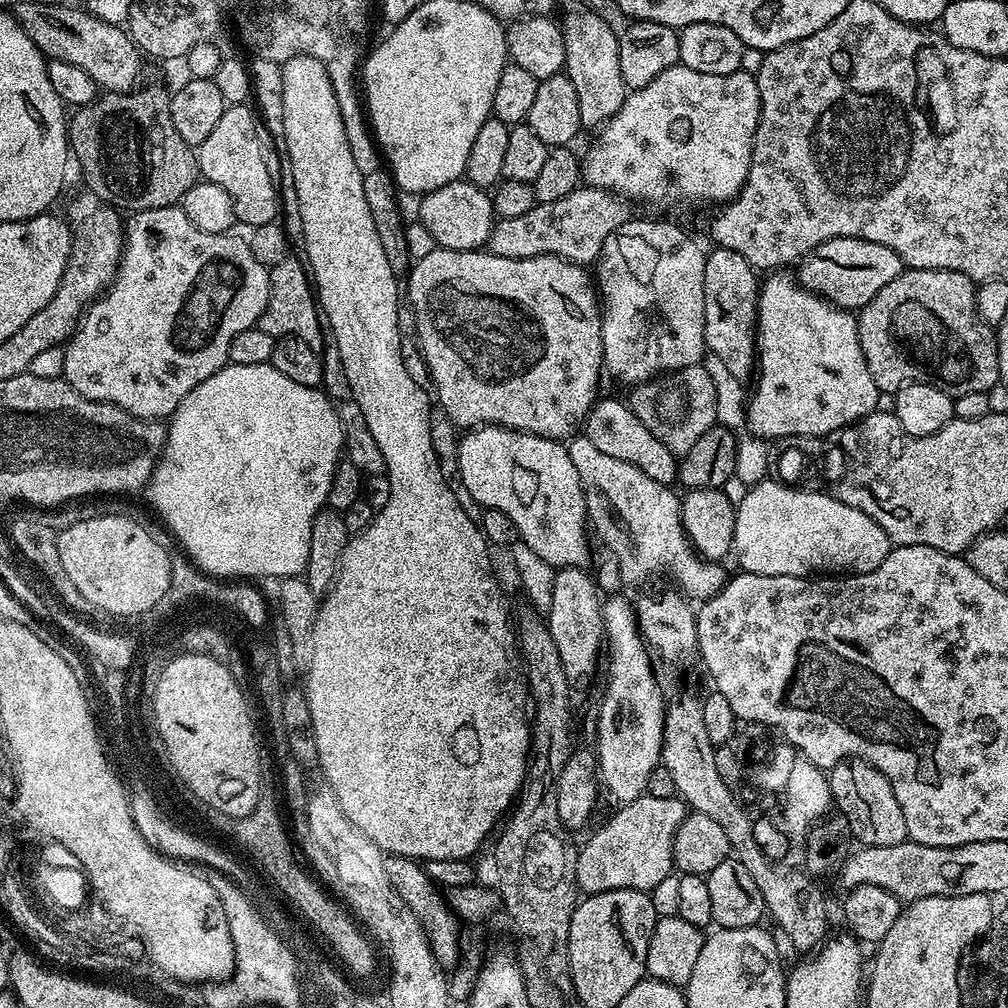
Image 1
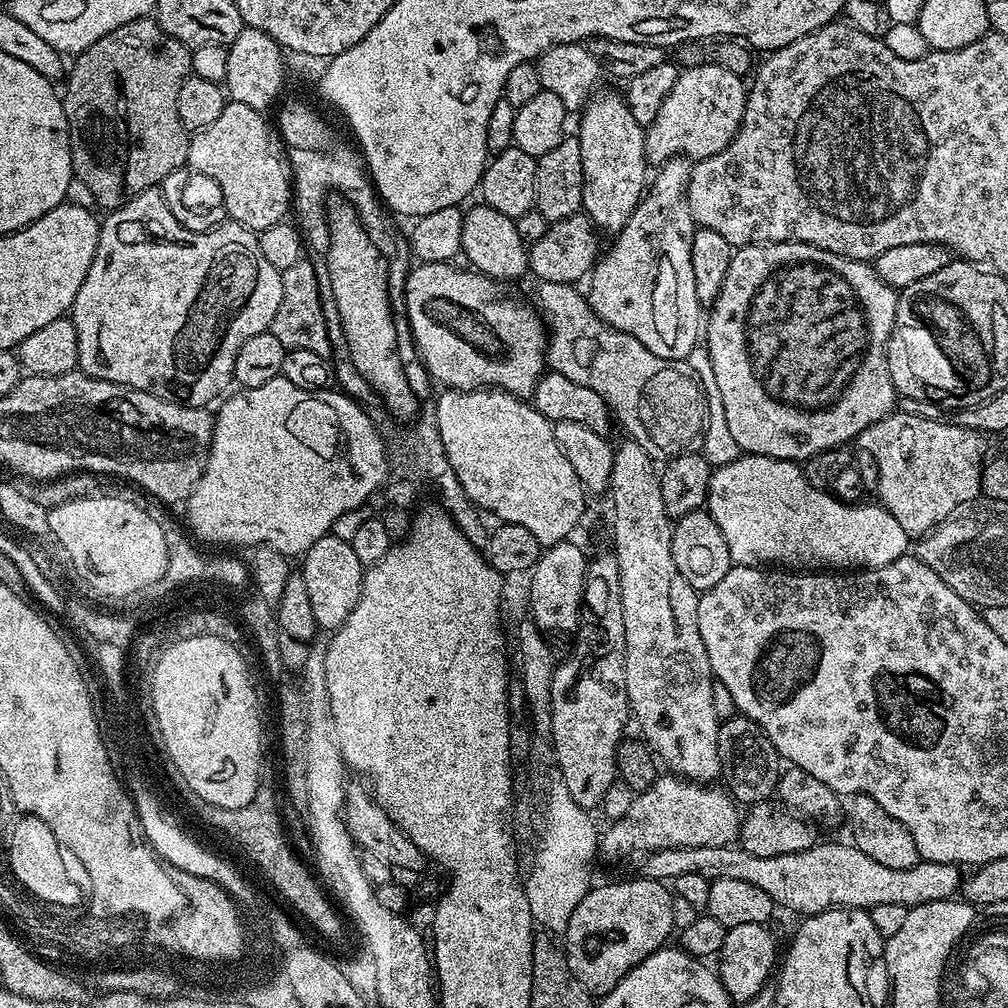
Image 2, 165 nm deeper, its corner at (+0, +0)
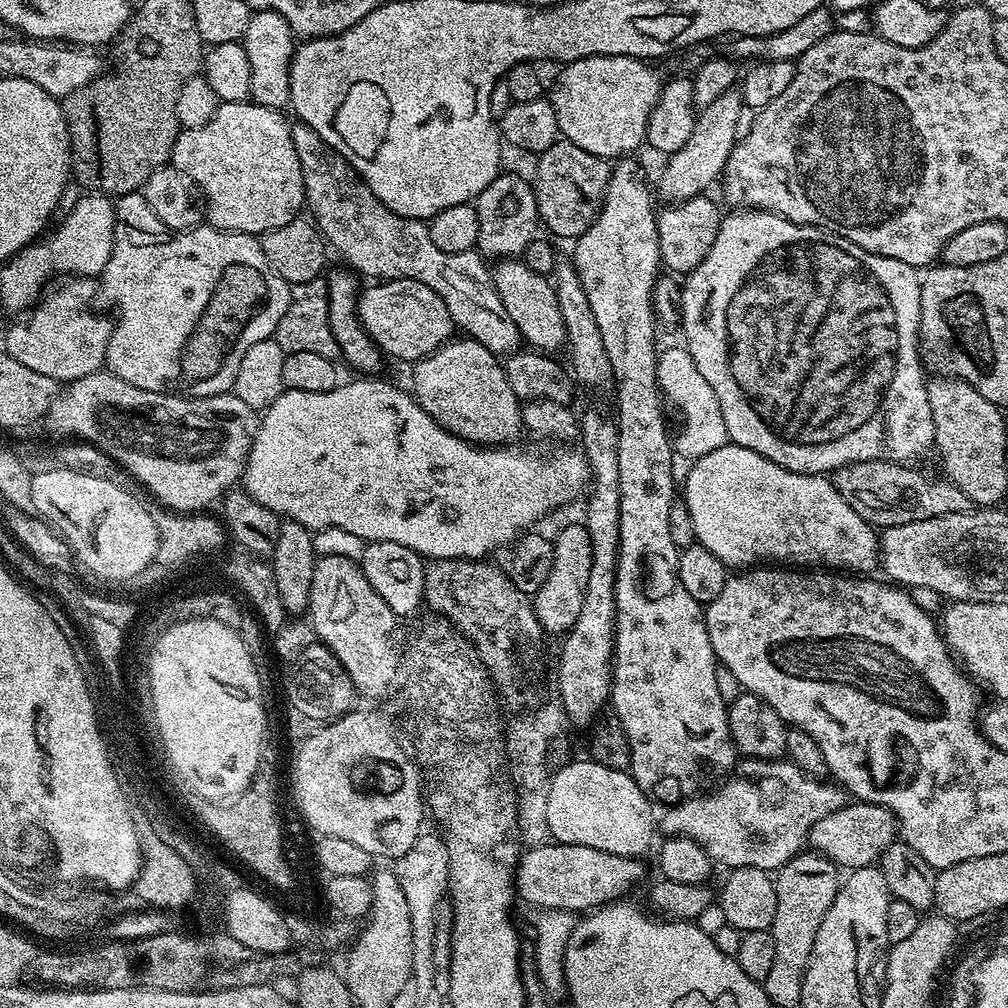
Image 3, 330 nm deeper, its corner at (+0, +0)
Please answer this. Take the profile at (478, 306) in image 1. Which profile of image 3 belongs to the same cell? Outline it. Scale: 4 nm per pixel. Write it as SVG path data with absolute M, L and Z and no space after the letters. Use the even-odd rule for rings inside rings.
M381 280L379 282L369 283L369 288L366 287L359 293L359 309L361 325L369 334L369 338L377 345L380 352L385 357L393 356L396 360L409 360L409 362L415 362L423 360L425 356L428 356L431 352L437 352L441 346L448 343L454 336L454 325L450 314L446 310L446 302L442 302L442 298L438 298L438 294L434 294L434 290L430 290L430 286L422 286L422 282L414 282L413 280Z

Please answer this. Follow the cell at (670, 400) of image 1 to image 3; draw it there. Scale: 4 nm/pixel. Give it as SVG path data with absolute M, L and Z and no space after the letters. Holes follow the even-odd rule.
M299 122L292 124L292 141L294 150L298 150L298 162L302 166L304 175L304 198L307 211L311 219L320 230L321 236L325 241L345 260L349 269L361 272L364 276L372 276L373 281L381 280L413 280L422 282L422 286L430 286L442 302L446 302L446 310L450 314L453 325L460 328L465 337L477 340L486 350L490 350L496 357L503 357L505 354L511 354L521 347L522 337L518 326L514 326L510 314L506 314L506 306L502 306L502 298L498 298L498 290L492 281L492 272L487 268L485 257L481 256L479 251L470 252L447 252L438 250L434 246L434 241L430 239L430 230L427 223L414 218L406 218L394 214L370 190L370 186L364 183L357 176L342 158L331 146L318 135L314 129L306 124Z

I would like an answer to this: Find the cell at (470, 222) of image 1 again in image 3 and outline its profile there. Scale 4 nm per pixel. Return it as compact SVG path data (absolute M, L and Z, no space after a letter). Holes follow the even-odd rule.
M504 258L492 272L492 281L498 290L498 298L502 298L502 306L506 306L506 314L518 326L525 345L545 354L556 354L565 347L566 326L562 322L562 310L558 306L556 285L551 279L526 266L523 259Z

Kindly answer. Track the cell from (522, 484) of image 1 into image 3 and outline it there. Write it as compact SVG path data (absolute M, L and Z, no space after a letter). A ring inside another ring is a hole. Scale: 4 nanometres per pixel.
M453 338L440 347L437 352L431 352L423 360L415 361L412 372L410 391L417 402L438 422L441 428L453 432L470 444L481 446L508 446L525 431L520 417L521 401L516 399L514 390L510 390L510 382L506 382L504 365L486 346L482 346L471 338Z

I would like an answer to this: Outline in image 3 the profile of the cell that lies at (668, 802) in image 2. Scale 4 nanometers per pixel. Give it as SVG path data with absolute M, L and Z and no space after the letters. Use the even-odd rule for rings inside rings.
M787 758L748 760L746 766L748 776L733 775L715 790L705 791L688 800L681 800L679 804L665 807L664 817L661 820L659 817L658 828L659 831L660 828L664 831L665 837L690 837L694 842L698 842L698 846L702 846L702 850L706 850L706 854L717 865L725 864L725 869L757 868L772 874L797 855L803 849L800 847L805 847L806 837L812 831L814 822L818 822L818 818L826 818L826 814L834 814L834 810L844 807L846 793L839 784L806 774Z

